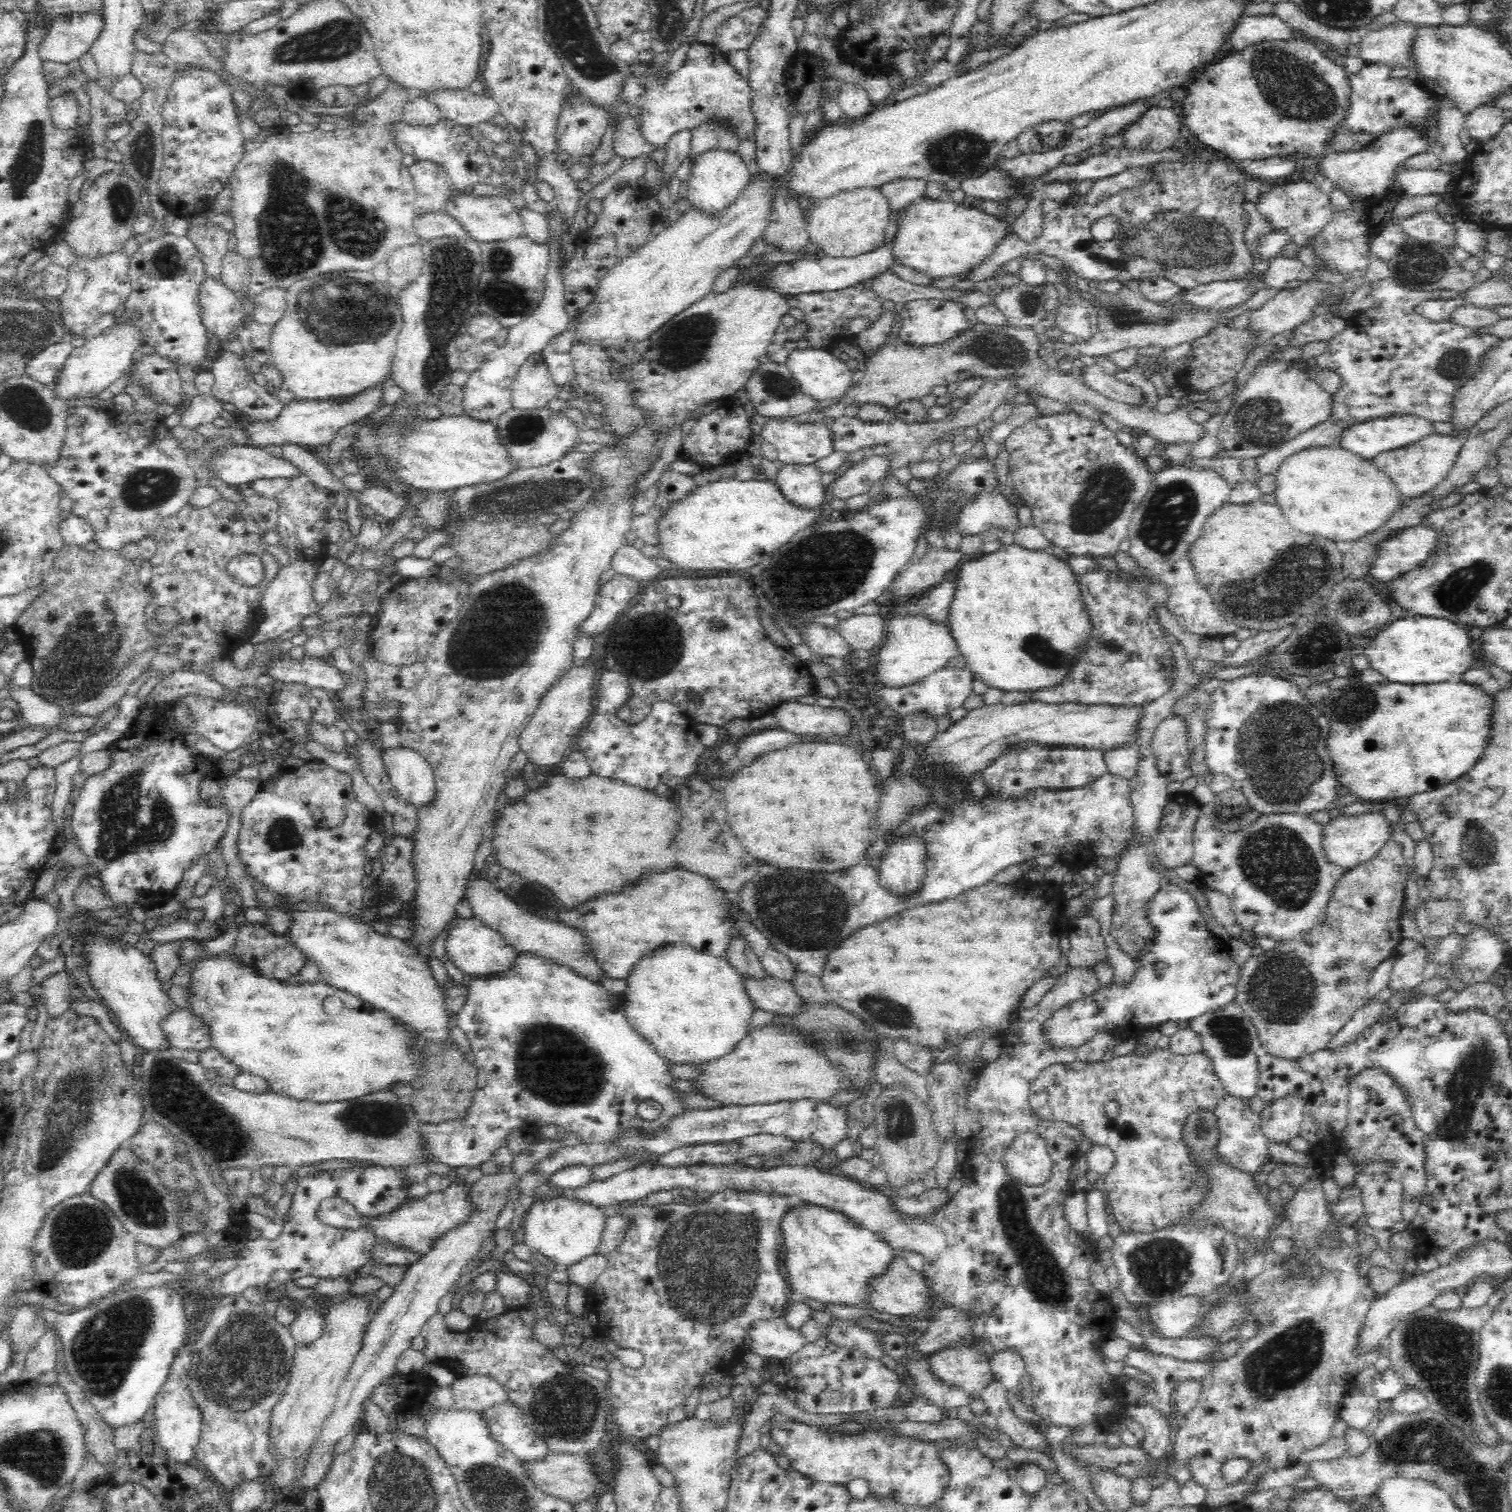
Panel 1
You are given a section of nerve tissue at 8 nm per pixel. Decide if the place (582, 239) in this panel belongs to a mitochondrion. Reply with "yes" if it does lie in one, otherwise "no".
no

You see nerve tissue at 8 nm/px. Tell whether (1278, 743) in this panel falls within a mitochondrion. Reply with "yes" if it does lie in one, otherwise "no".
yes

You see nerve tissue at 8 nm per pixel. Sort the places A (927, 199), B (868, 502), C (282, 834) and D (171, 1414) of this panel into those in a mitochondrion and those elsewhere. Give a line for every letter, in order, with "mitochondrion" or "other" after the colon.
A: other
B: other
C: mitochondrion
D: other

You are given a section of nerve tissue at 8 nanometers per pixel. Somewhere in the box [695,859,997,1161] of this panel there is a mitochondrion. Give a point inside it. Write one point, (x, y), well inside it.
(803, 912)

